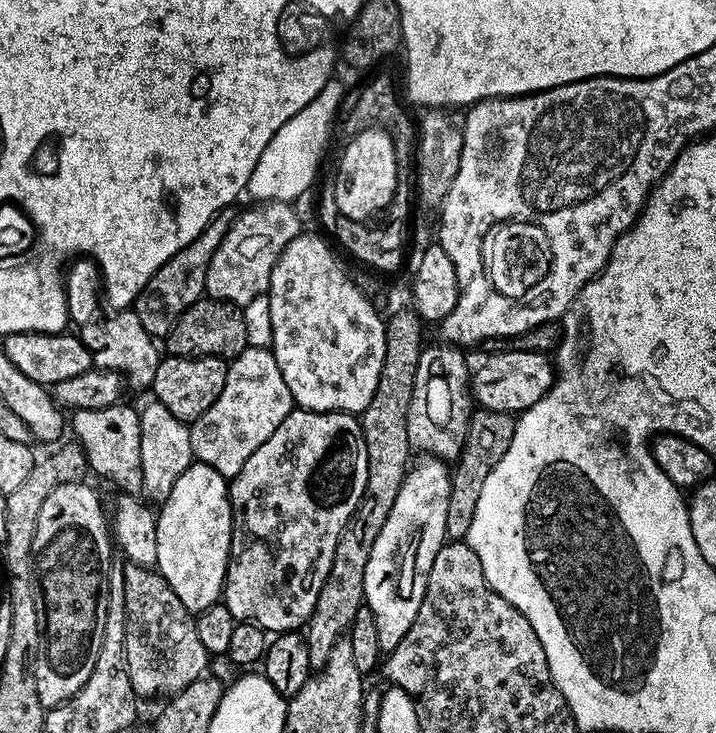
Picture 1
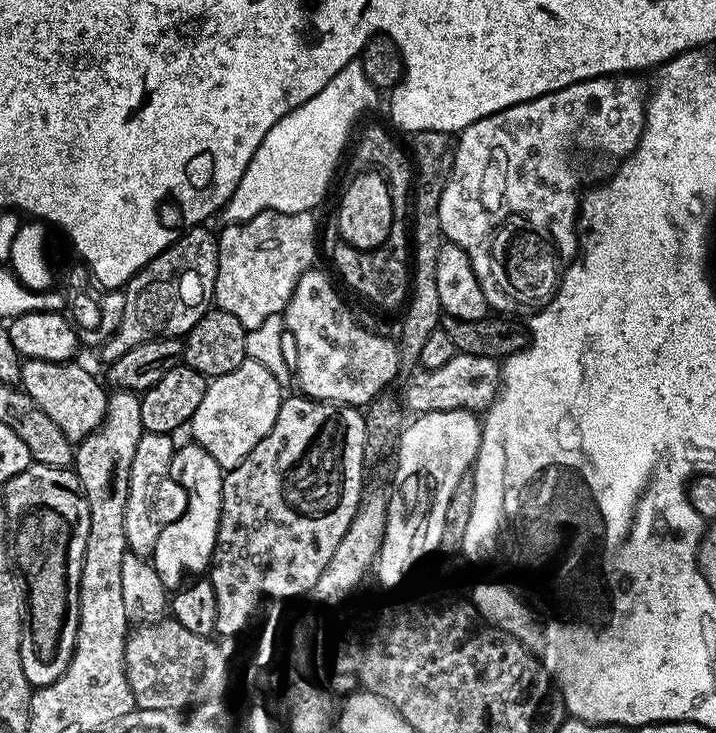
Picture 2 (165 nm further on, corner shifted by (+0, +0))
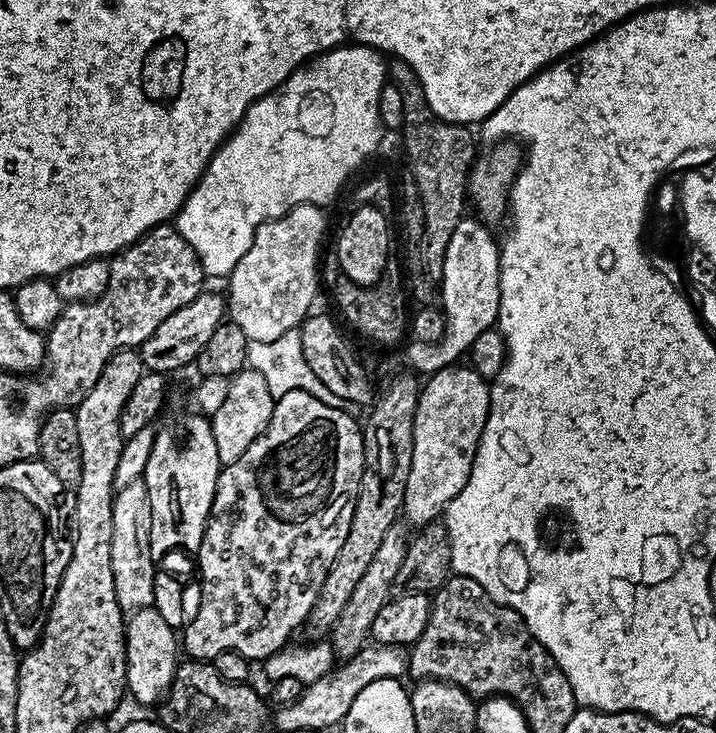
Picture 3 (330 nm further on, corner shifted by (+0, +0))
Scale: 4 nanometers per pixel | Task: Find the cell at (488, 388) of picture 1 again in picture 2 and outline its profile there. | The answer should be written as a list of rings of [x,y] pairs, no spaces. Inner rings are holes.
[[[457,352],[450,362],[431,370],[416,370],[404,384],[402,404],[409,413],[462,410],[480,414],[495,402],[502,383],[502,368],[495,359]]]

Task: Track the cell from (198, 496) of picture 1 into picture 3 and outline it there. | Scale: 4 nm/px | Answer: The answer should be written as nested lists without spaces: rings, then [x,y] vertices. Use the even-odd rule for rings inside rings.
[[[201,414],[180,416],[157,431],[142,477],[150,498],[150,554],[160,562],[171,548],[199,549],[208,511],[216,493],[221,462],[214,446],[214,430],[209,417]]]

